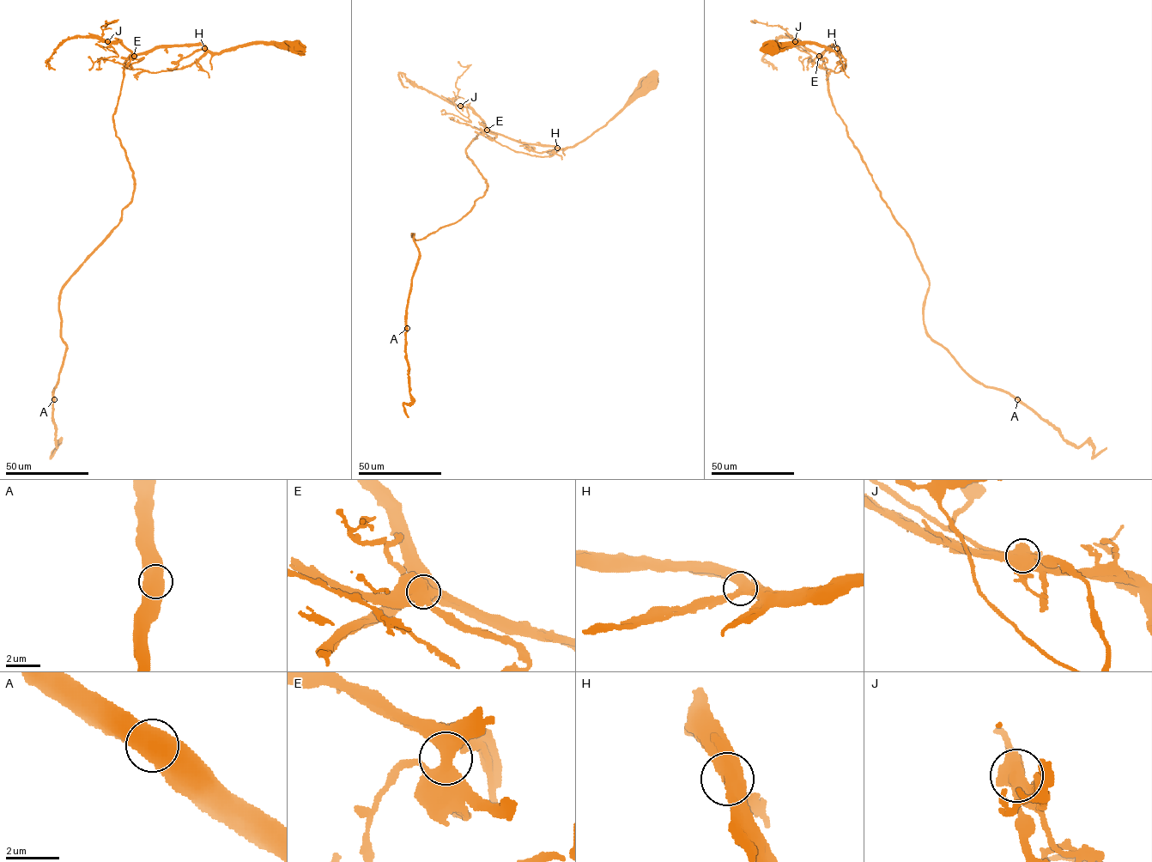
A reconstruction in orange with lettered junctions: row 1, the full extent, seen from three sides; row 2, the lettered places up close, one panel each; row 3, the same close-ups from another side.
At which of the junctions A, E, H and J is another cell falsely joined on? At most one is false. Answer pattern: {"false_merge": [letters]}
{"false_merge": ["J"]}

